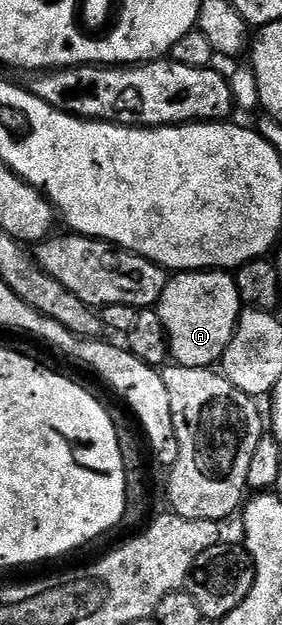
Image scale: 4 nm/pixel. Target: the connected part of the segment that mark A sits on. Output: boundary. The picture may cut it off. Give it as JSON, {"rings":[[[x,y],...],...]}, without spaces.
{"rings":[[[208,269],[172,274],[165,285],[165,293],[161,293],[157,304],[161,321],[165,321],[172,360],[180,367],[211,367],[218,364],[233,337],[244,307],[245,304],[239,297],[239,287],[226,270]]]}

